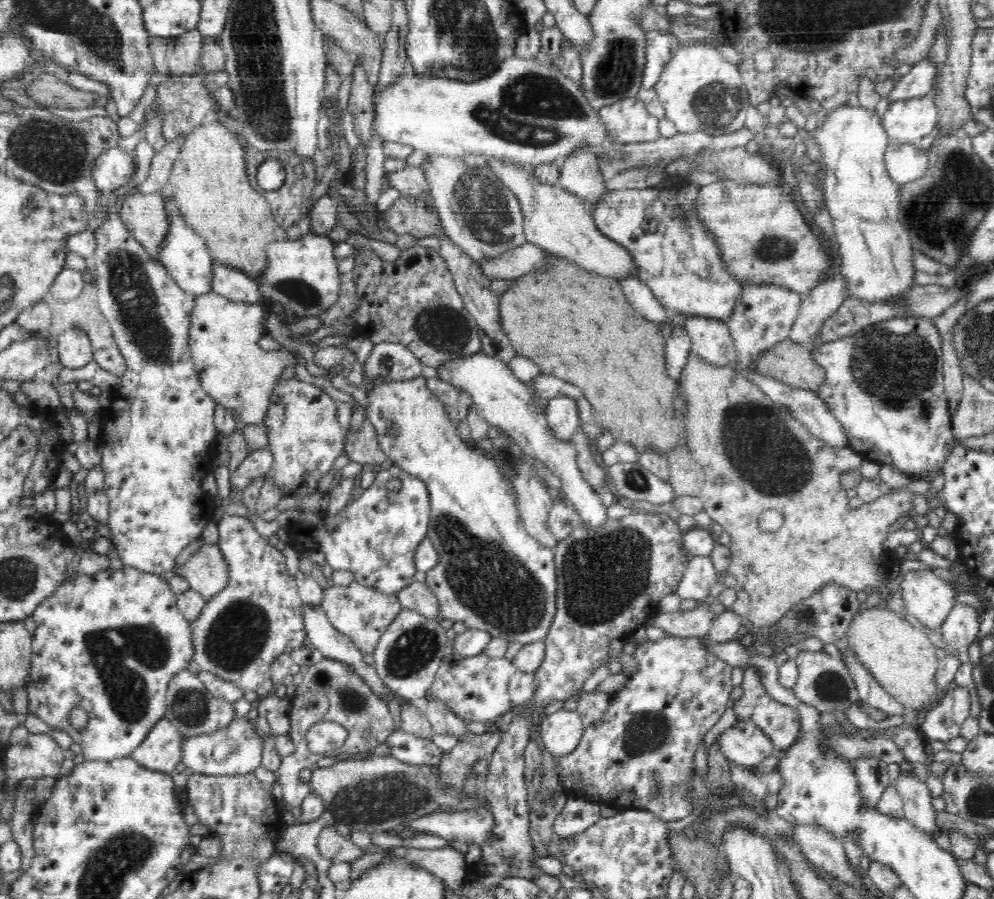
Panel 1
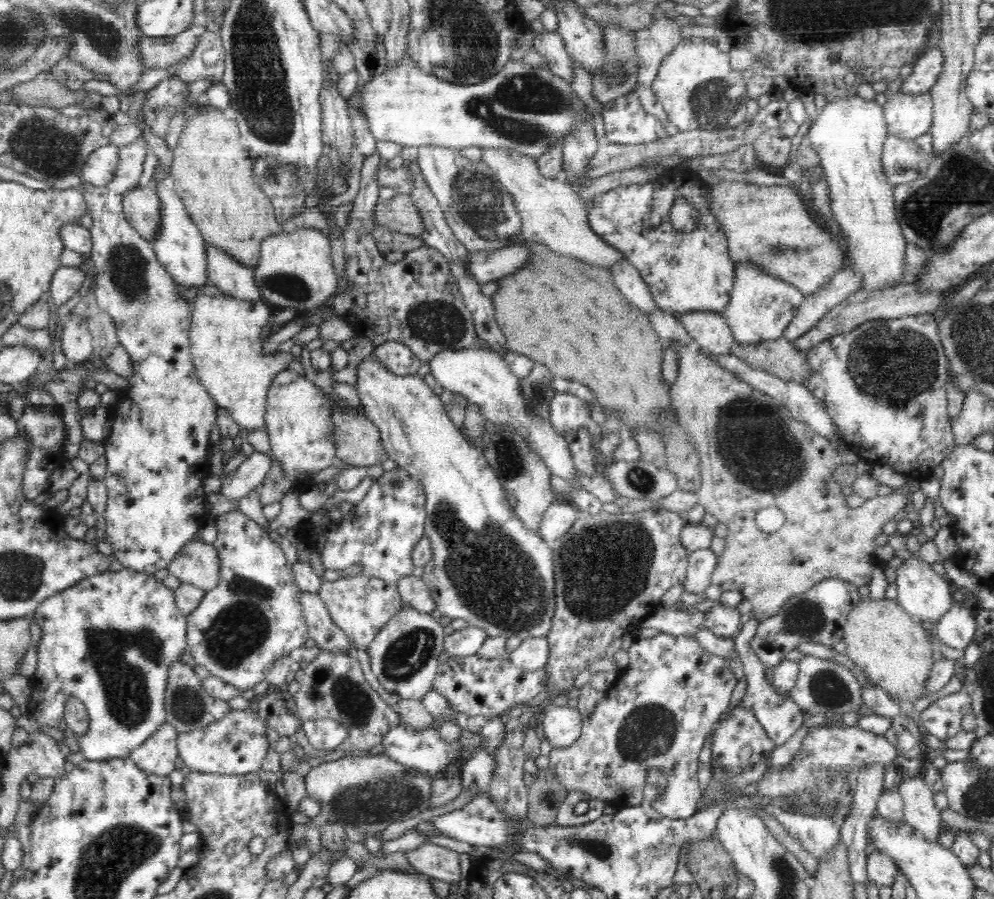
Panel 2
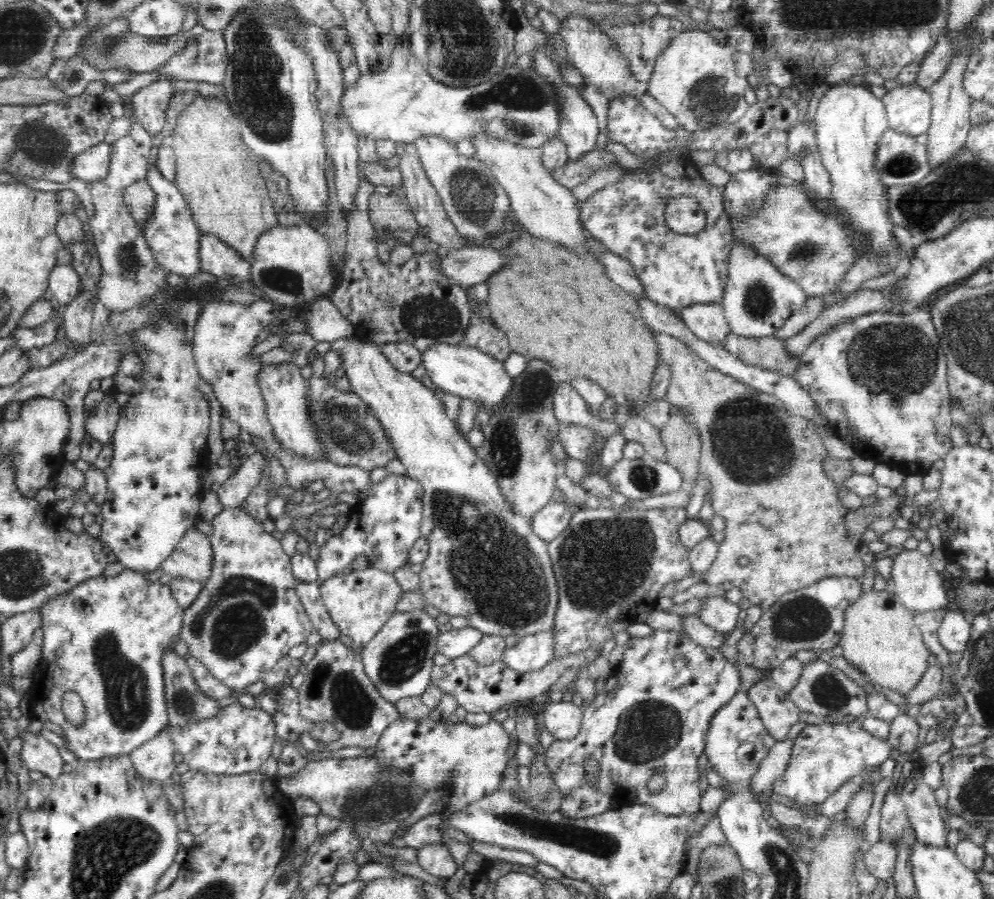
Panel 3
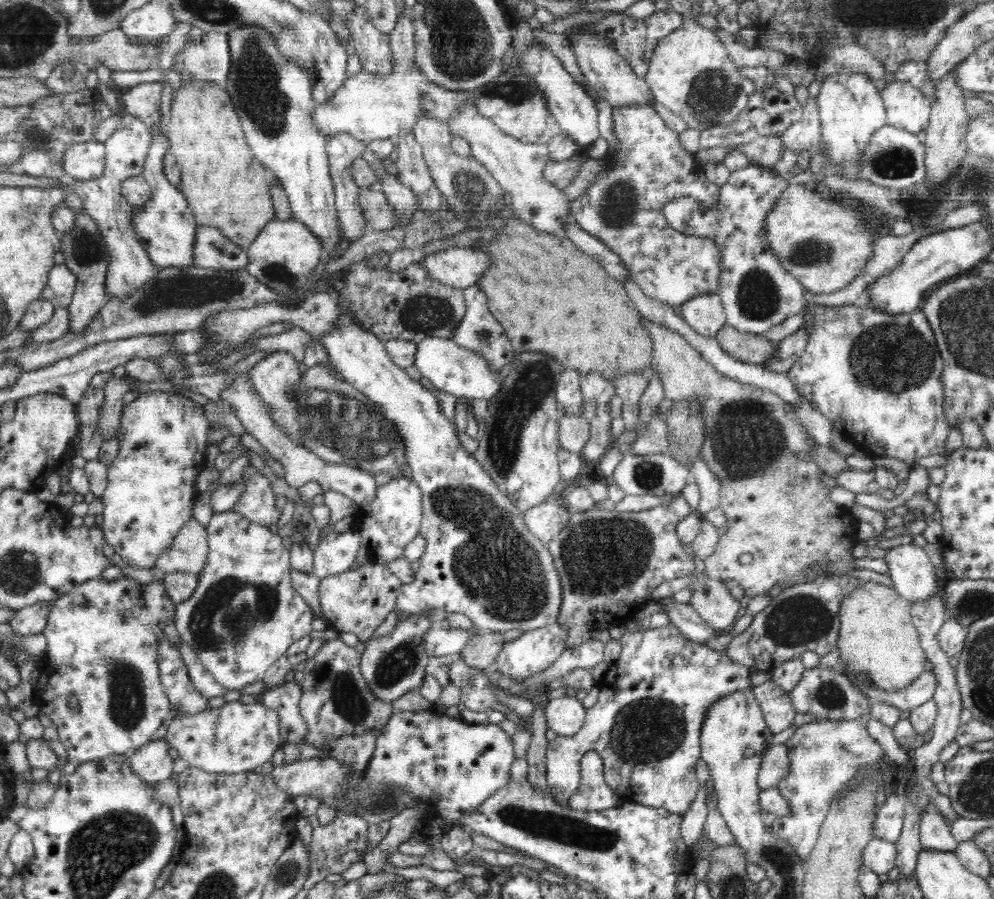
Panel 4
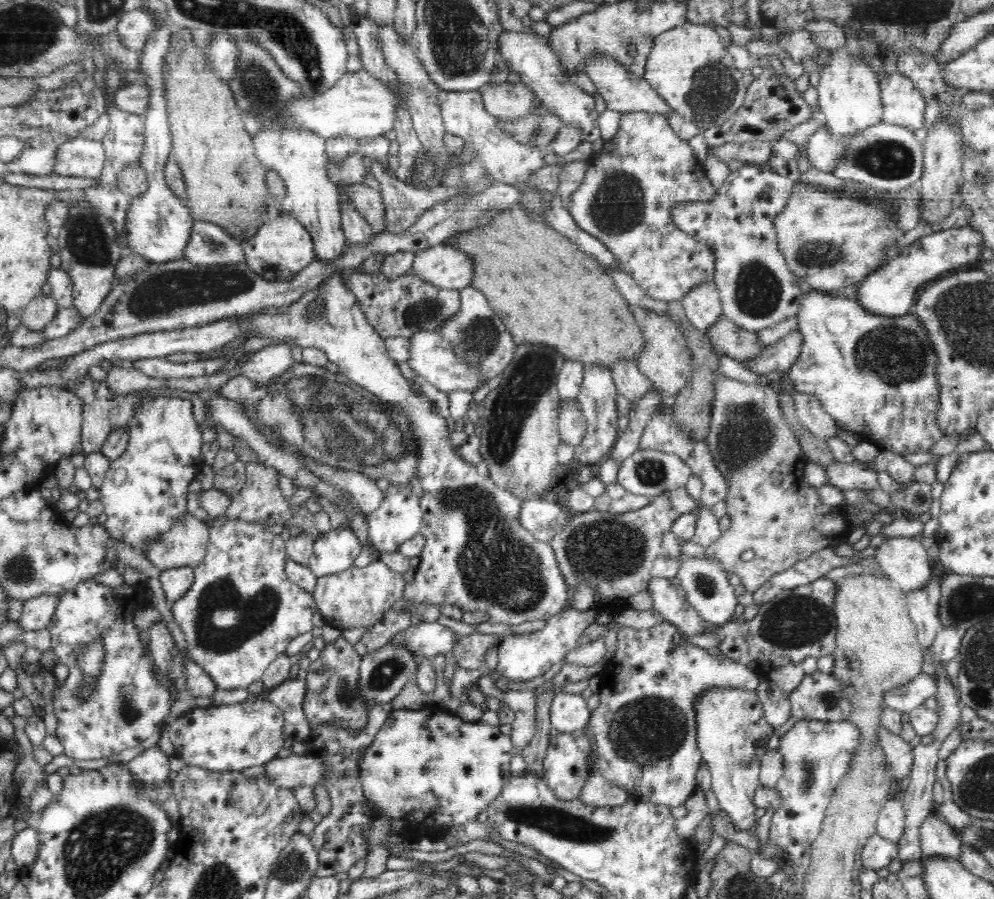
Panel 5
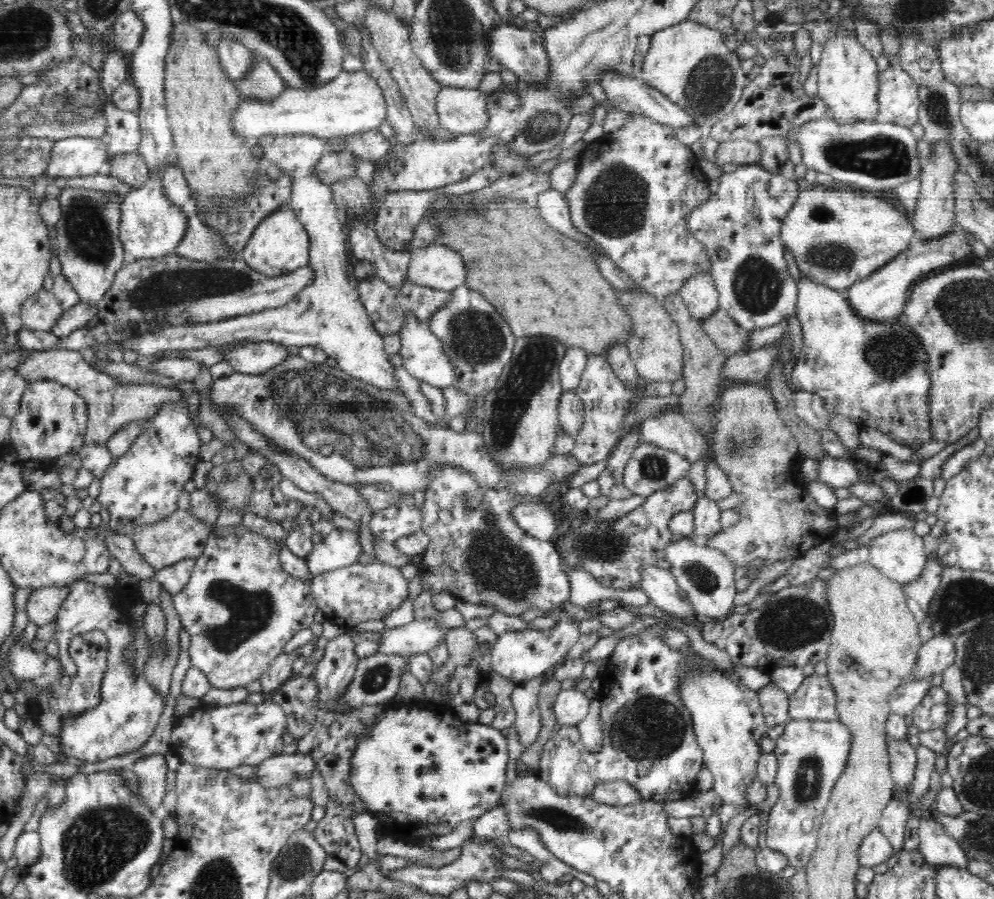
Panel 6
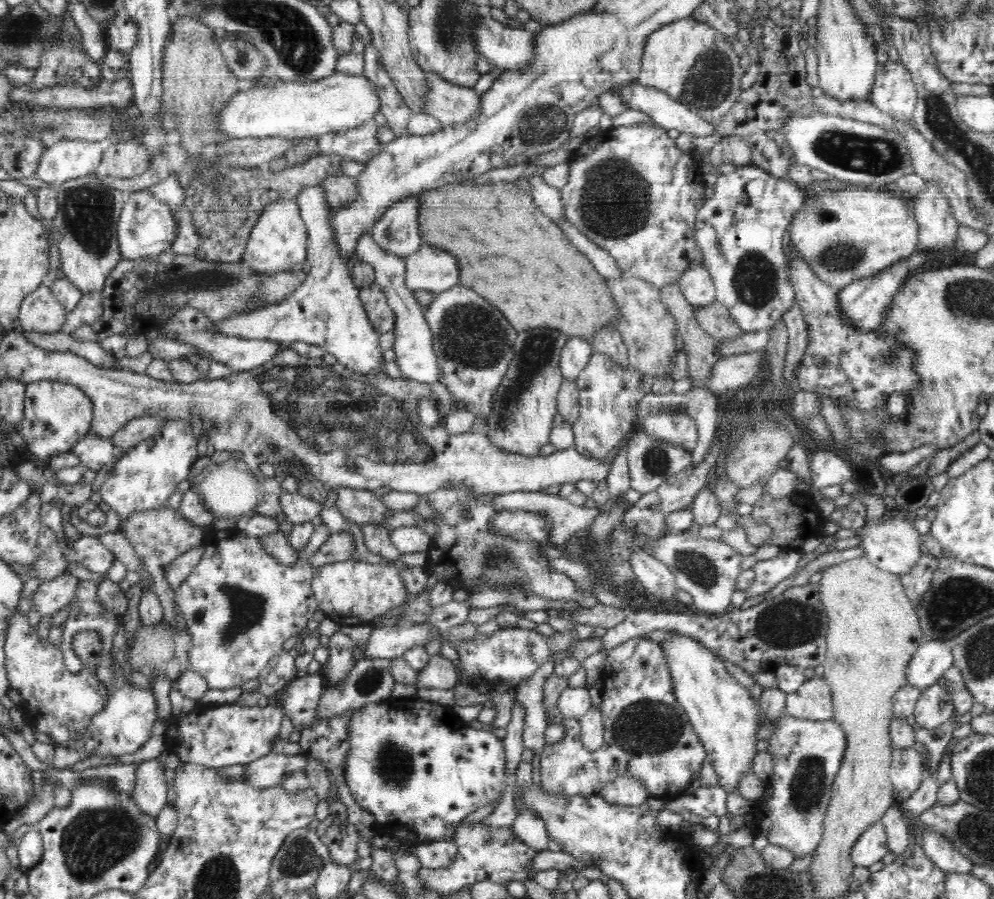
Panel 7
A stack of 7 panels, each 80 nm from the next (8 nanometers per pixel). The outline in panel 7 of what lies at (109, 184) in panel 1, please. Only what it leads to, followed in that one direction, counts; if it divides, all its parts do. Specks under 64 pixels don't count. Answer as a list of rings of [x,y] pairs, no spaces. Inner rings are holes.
[[[54,140],[44,148],[36,164],[35,177],[47,183],[63,183],[98,170],[102,152],[109,141],[86,142],[80,140]]]

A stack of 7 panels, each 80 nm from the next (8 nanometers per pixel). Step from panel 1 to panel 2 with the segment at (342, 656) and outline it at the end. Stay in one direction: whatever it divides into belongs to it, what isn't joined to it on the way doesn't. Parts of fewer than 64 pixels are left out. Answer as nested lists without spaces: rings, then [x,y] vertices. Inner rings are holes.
[[[300,592],[309,638],[321,650],[355,656],[355,648],[346,633],[332,620],[318,592]]]

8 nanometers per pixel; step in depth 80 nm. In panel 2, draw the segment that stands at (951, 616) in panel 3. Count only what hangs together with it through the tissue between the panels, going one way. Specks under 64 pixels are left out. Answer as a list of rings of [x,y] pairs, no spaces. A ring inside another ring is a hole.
[[[954,604],[935,626],[935,633],[941,642],[952,648],[968,651],[976,632],[976,611],[973,608],[963,608],[961,604]]]

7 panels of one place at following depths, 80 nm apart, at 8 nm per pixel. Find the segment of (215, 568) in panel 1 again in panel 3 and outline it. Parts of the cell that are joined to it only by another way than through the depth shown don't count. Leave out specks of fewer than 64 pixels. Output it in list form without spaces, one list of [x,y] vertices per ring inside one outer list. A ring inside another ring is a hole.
[[[193,527],[162,562],[160,570],[175,578],[189,578],[204,585],[212,574],[212,558],[210,538]]]

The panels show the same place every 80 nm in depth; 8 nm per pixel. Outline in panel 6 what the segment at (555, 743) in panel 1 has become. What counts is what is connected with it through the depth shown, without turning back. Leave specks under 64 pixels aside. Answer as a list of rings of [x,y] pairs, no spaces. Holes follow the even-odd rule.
[[[562,689],[556,697],[553,709],[555,721],[560,726],[577,726],[589,711],[590,699],[584,692],[575,689]]]

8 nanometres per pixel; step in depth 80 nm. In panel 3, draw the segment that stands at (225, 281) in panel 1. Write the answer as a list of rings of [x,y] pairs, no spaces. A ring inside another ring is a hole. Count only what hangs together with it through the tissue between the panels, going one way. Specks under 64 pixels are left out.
[[[201,234],[199,245],[201,270],[216,278],[231,278],[233,284],[251,280],[251,262],[244,260],[229,244],[211,234]]]

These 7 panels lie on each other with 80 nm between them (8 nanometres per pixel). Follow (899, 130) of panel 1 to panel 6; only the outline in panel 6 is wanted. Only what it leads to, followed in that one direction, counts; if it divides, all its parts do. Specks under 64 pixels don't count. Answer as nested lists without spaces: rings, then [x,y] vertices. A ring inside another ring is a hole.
[[[892,63],[878,76],[879,120],[910,129],[918,121],[918,87],[899,63]]]

